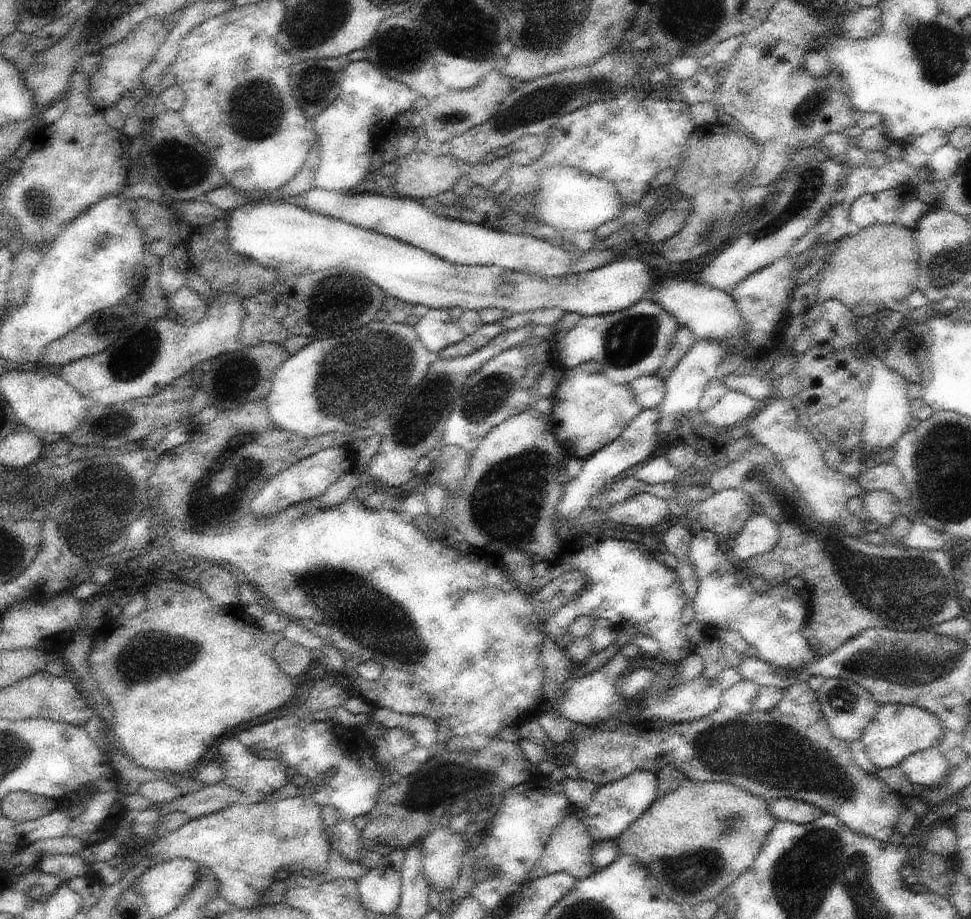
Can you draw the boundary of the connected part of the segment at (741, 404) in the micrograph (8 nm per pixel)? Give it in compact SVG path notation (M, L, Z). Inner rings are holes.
M728 389L728 392L712 406L709 418L727 426L745 424L752 415L755 415L761 405L755 398L742 391Z

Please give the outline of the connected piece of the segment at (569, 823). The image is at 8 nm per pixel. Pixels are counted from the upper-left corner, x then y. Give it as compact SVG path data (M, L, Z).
M568 814L552 836L548 838L545 852L531 875L531 879L538 876L566 872L577 880L593 876L594 868L594 840L584 828L584 824L573 814Z

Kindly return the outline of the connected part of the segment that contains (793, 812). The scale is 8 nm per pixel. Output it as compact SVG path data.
M787 797L768 802L768 812L772 812L772 816L776 820L794 822L802 825L815 822L822 814L825 814L820 808L816 808L816 806L808 804L808 802Z

